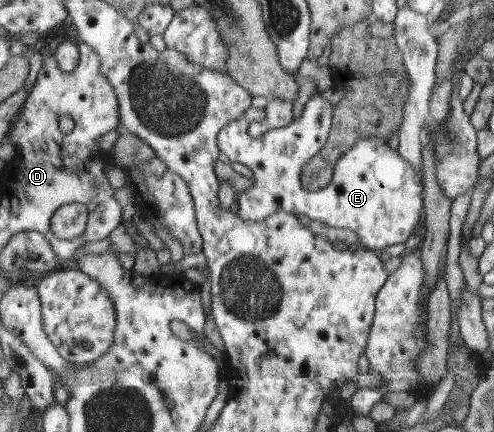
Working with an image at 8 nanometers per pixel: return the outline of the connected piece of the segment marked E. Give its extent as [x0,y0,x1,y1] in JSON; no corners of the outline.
[218,94,426,251]

